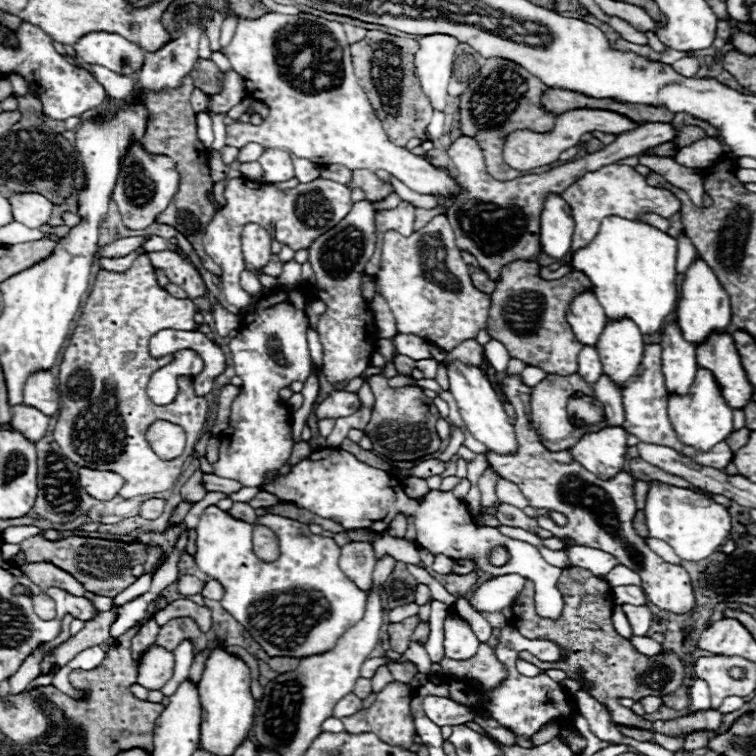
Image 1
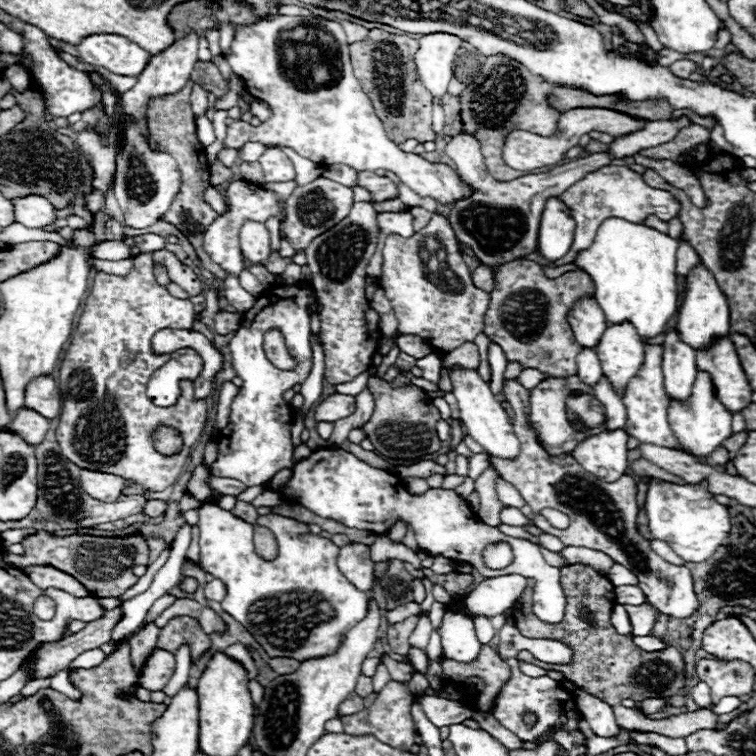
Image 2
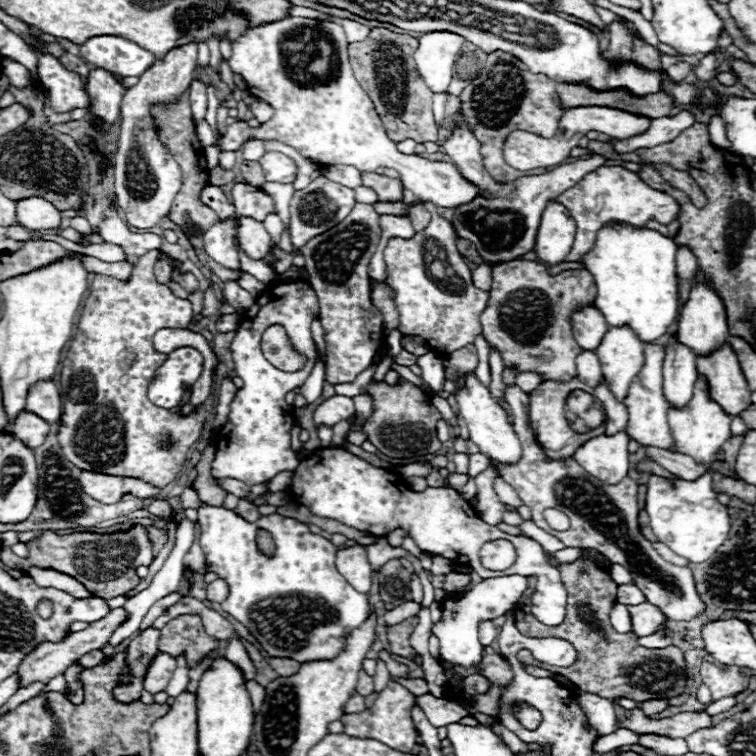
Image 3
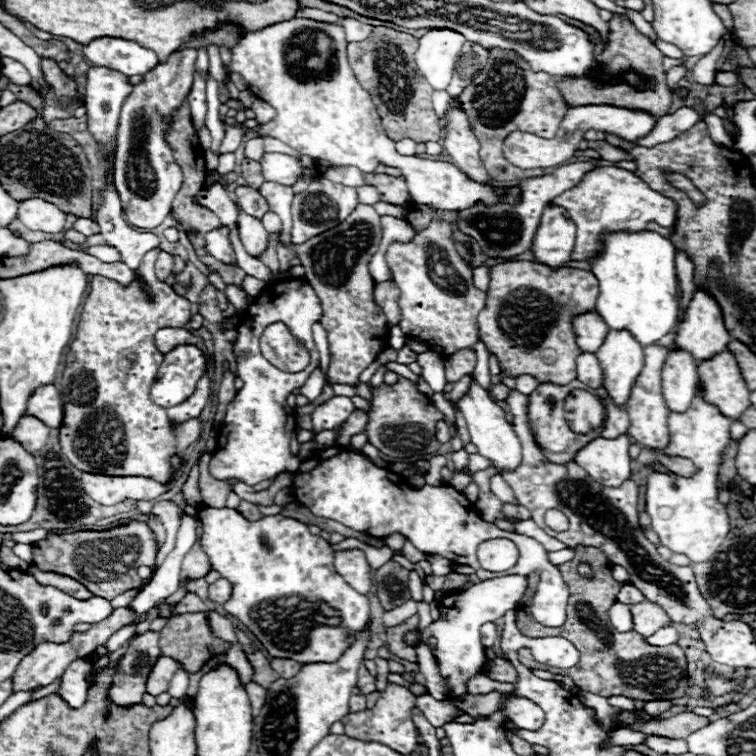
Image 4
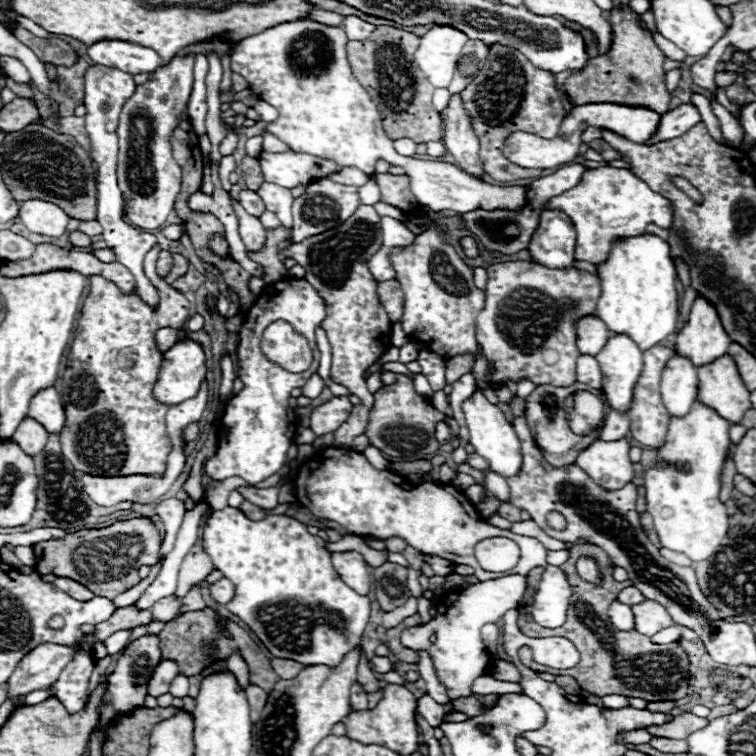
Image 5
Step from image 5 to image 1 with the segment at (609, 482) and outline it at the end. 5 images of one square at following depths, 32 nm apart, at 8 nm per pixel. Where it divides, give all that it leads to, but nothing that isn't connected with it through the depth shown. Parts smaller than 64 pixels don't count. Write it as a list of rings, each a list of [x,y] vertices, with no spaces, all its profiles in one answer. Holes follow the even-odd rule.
[[[606,426],[600,432],[584,434],[572,448],[572,456],[598,478],[612,478],[626,466],[626,430]]]

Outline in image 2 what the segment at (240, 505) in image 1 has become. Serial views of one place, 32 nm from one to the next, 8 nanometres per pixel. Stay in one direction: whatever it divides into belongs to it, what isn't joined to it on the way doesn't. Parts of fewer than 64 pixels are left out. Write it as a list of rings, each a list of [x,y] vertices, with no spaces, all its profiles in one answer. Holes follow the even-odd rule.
[[[236,502],[236,506],[234,506],[230,512],[232,512],[234,516],[238,516],[238,518],[250,522],[250,524],[254,524],[256,518],[258,518],[256,508],[254,508],[252,504],[248,504],[248,502]]]

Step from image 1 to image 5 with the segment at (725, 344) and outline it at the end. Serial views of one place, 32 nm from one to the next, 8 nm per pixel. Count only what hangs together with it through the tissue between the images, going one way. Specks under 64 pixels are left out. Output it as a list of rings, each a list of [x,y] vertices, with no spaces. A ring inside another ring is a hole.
[[[724,354],[722,358],[700,366],[698,380],[700,402],[718,410],[718,414],[730,422],[742,422],[744,412],[752,408],[748,400],[750,392],[746,390],[736,362],[730,358],[730,354]]]

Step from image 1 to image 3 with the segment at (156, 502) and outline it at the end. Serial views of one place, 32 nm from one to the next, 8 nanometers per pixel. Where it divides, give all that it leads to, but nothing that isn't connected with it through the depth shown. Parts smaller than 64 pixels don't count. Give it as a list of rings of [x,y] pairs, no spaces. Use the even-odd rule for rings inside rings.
[[[152,500],[150,506],[148,506],[148,514],[150,516],[162,516],[166,518],[170,514],[170,506],[166,500]]]

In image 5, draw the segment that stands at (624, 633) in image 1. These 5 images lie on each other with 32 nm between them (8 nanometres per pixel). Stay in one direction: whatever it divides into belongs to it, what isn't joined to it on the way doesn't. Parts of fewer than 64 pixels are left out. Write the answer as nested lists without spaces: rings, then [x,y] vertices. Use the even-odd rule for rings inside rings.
[[[614,600],[608,608],[608,616],[610,616],[610,622],[614,628],[618,630],[632,630],[634,628],[634,614],[632,614],[632,608]]]

